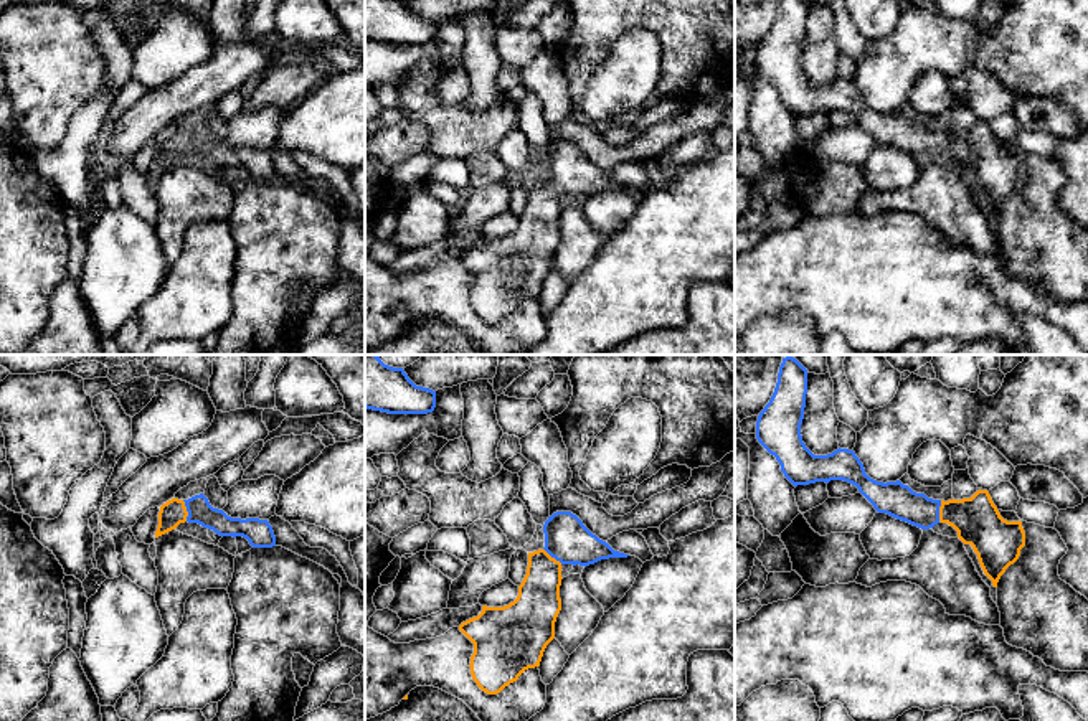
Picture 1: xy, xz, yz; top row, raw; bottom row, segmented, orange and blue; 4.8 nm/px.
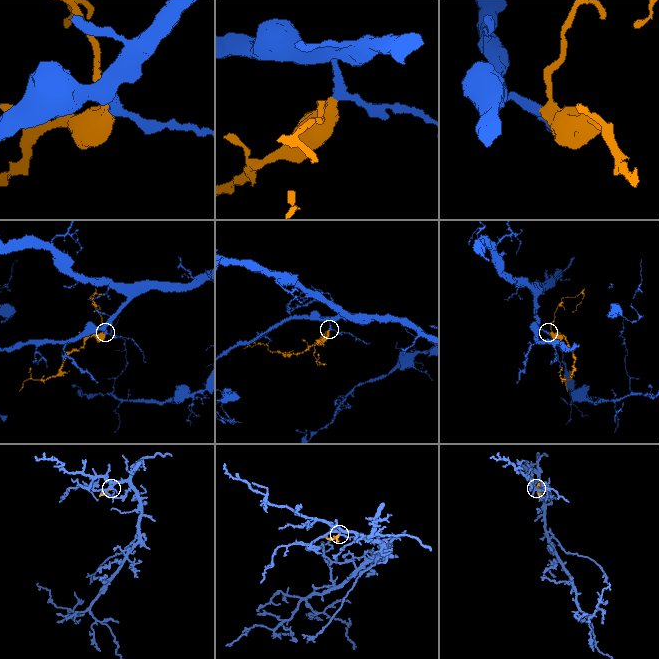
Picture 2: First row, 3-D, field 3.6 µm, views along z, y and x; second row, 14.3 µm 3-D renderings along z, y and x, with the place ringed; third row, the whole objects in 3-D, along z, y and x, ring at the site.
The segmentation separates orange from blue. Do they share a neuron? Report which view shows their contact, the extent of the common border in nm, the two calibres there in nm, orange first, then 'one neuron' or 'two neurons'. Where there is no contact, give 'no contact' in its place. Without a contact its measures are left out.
xy | 110 nm | 120/120 nm | one neuron

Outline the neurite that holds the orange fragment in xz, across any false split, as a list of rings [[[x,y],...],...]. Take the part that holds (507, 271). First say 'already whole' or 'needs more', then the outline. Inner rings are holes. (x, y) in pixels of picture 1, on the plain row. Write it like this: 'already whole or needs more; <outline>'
needs more; [[[556,142],[543,155],[545,178],[528,183],[527,205],[518,216],[518,226],[504,238],[482,236],[482,243],[459,256],[474,274],[471,305],[487,325],[497,325],[528,300],[540,297],[546,276],[555,269],[555,252],[561,241],[561,196],[589,196],[601,190],[627,188],[593,165],[571,142]]]

